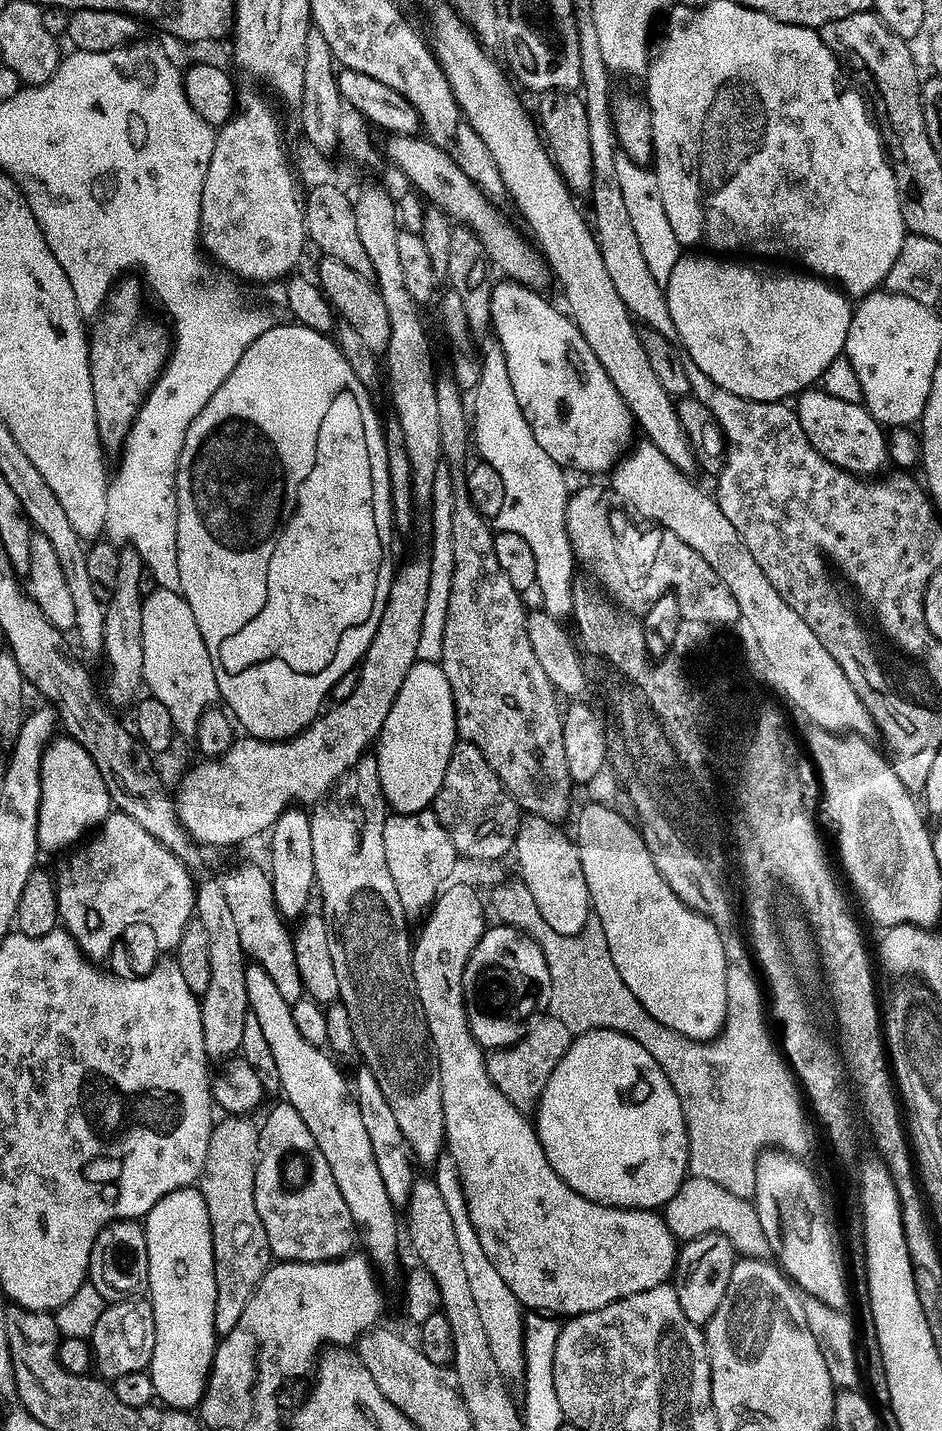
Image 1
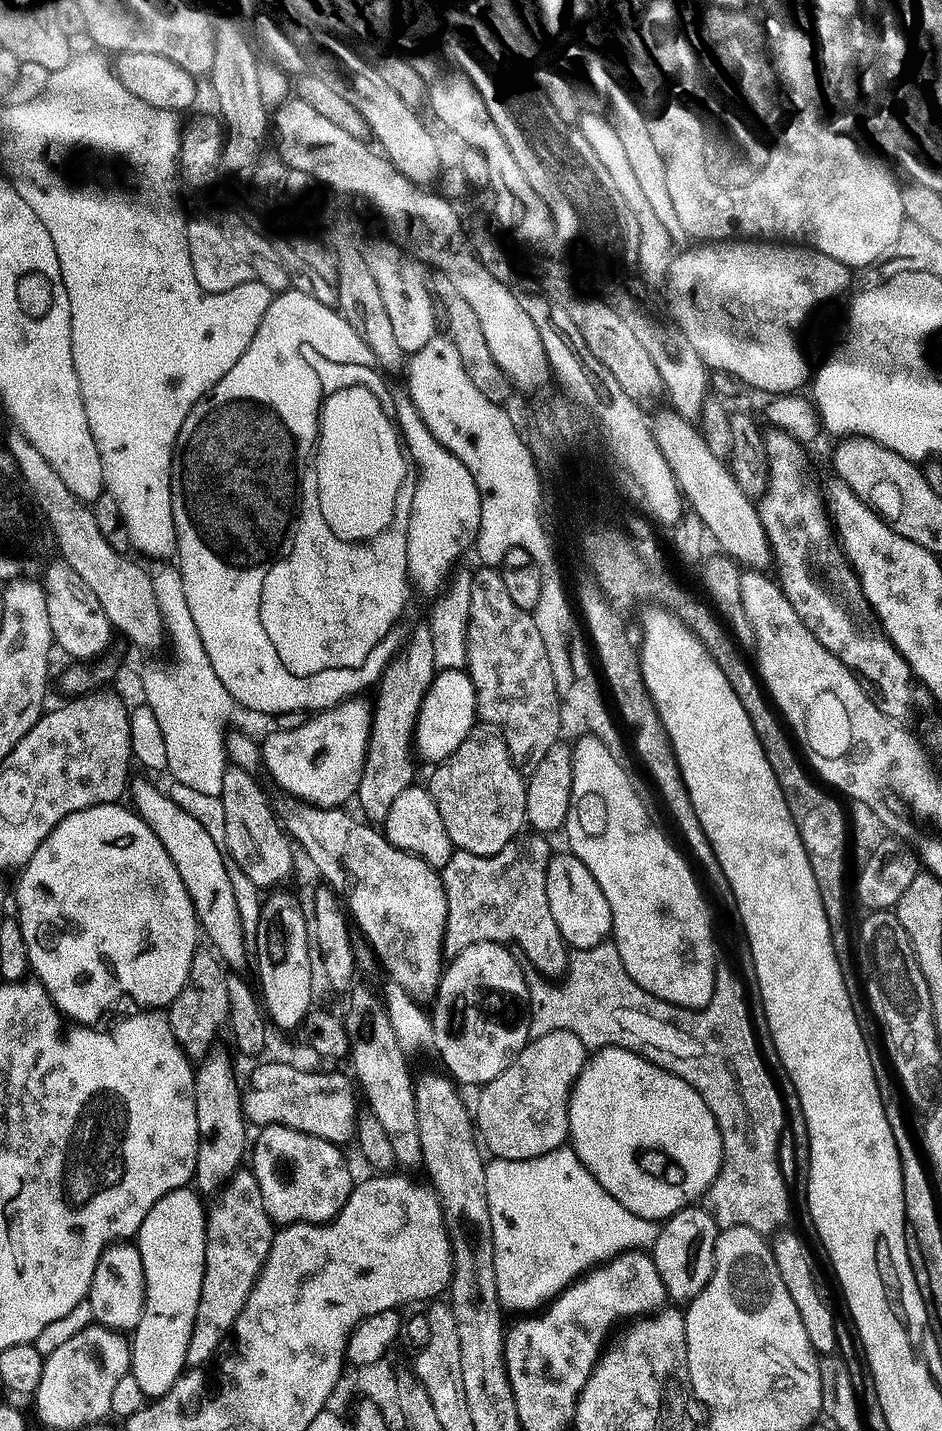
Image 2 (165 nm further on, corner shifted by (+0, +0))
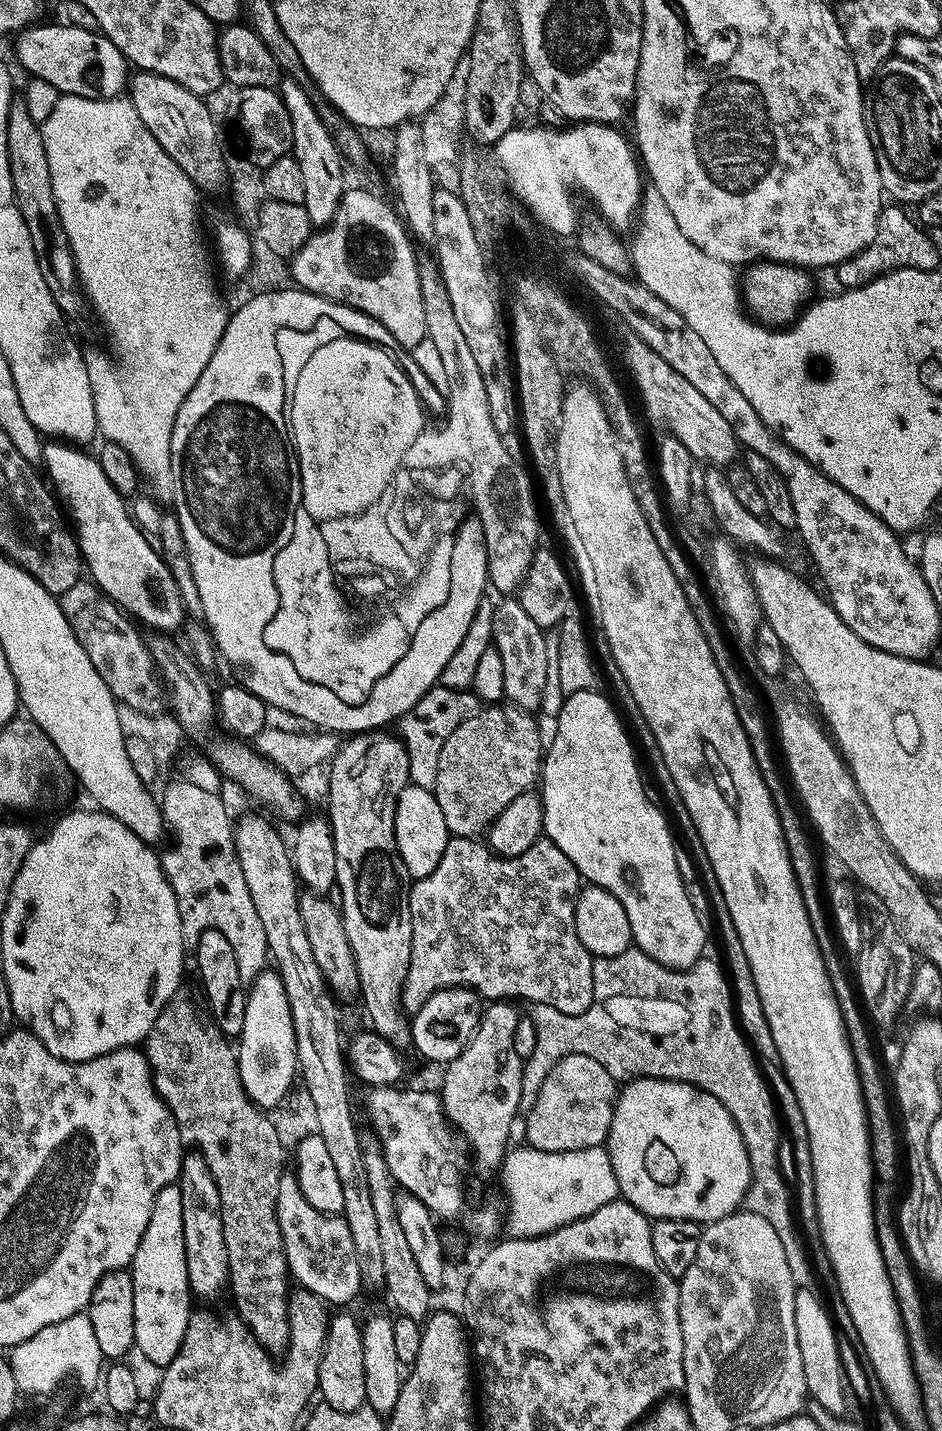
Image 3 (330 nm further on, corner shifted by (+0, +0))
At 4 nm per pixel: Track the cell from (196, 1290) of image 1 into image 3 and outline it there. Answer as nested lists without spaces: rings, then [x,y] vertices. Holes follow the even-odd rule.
[[[178,1186],[167,1188],[162,1190],[162,1194],[158,1194],[150,1226],[142,1238],[142,1246],[138,1246],[136,1261],[130,1271],[134,1282],[136,1348],[150,1363],[157,1364],[157,1369],[163,1370],[174,1362],[174,1358],[178,1358],[178,1350],[182,1350],[182,1342],[186,1338],[186,1330],[194,1311],[194,1295],[187,1276],[186,1243],[183,1242],[182,1190]]]

